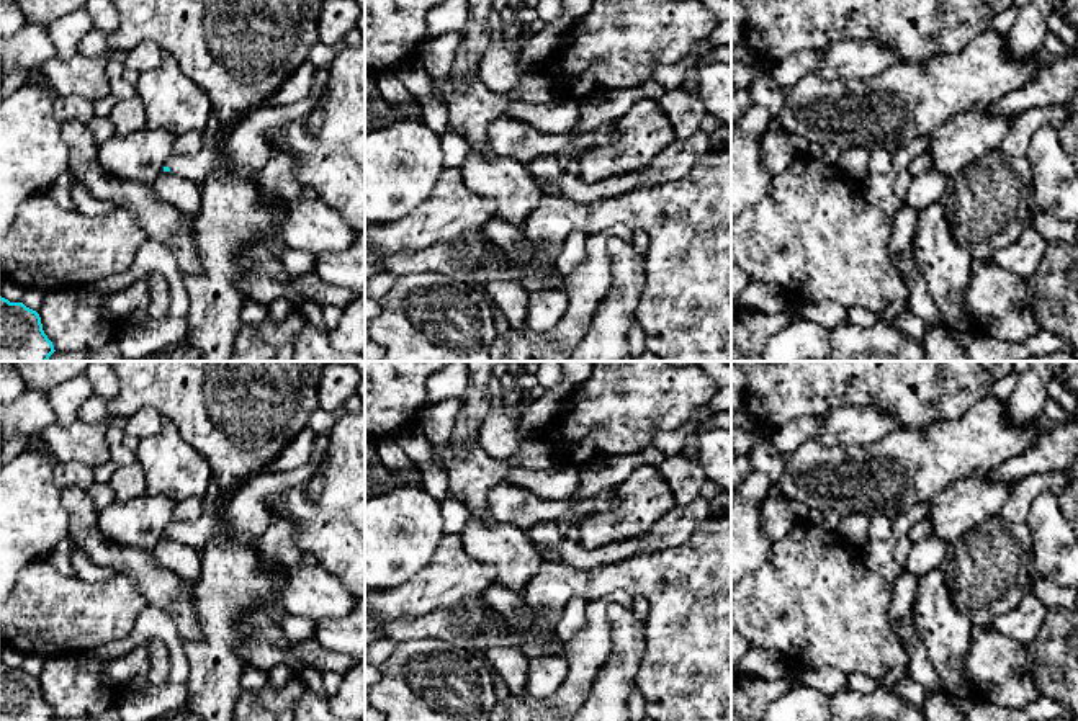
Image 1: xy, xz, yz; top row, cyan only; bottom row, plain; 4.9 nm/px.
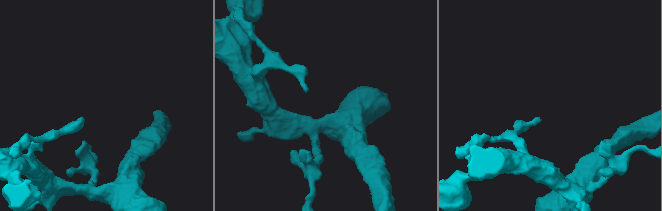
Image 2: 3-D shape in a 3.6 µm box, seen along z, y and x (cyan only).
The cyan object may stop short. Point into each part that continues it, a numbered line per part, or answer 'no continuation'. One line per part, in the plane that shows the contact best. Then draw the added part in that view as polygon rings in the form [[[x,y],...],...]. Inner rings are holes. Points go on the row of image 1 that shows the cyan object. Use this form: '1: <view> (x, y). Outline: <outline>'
1: xy (247, 149). Outline: [[[316,67],[312,90],[306,100],[260,106],[232,129],[226,142],[218,144],[214,149],[201,149],[195,155],[173,154],[165,167],[183,178],[200,183],[219,167],[231,167],[242,175],[255,175],[275,154],[267,139],[267,131],[291,121],[308,119],[327,87],[330,70],[332,67]]]

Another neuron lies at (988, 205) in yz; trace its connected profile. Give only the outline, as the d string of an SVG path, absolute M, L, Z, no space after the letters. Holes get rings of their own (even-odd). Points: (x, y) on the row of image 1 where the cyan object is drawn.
M991 150L947 180L941 203L955 242L973 262L988 262L1037 211L1029 162Z

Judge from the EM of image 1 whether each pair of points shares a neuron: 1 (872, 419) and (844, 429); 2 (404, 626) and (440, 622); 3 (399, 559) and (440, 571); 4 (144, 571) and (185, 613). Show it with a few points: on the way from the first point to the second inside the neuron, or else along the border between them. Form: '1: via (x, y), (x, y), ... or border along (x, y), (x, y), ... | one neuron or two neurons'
1: via (866, 425), (851, 425) | one neuron
2: via (413, 626), (432, 625) | one neuron
3: border along (444, 535), (432, 558), (414, 576), (393, 589) | two neurons
4: via (154, 581), (177, 604) | one neuron

